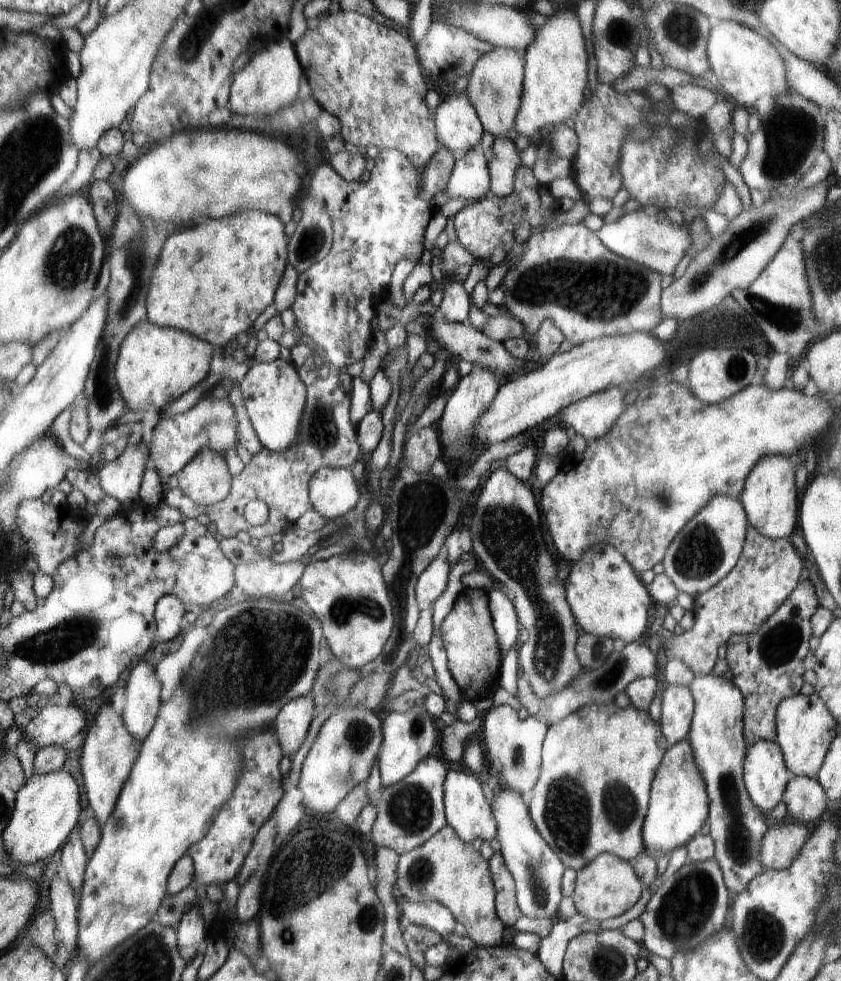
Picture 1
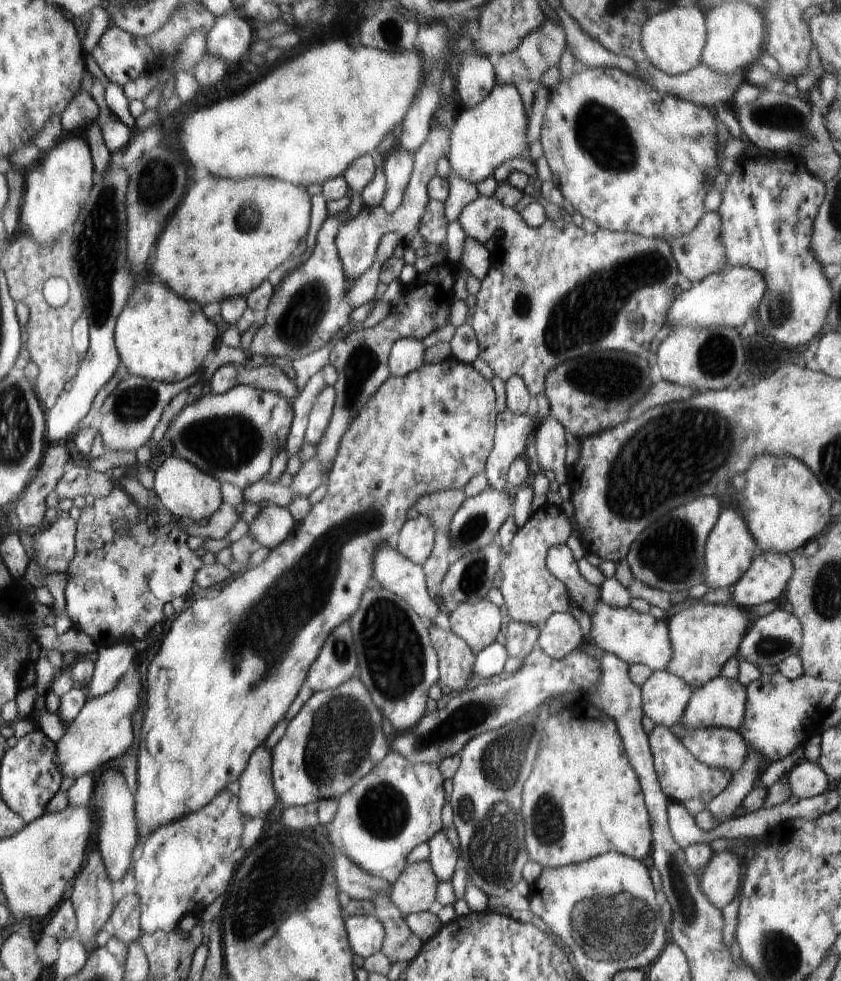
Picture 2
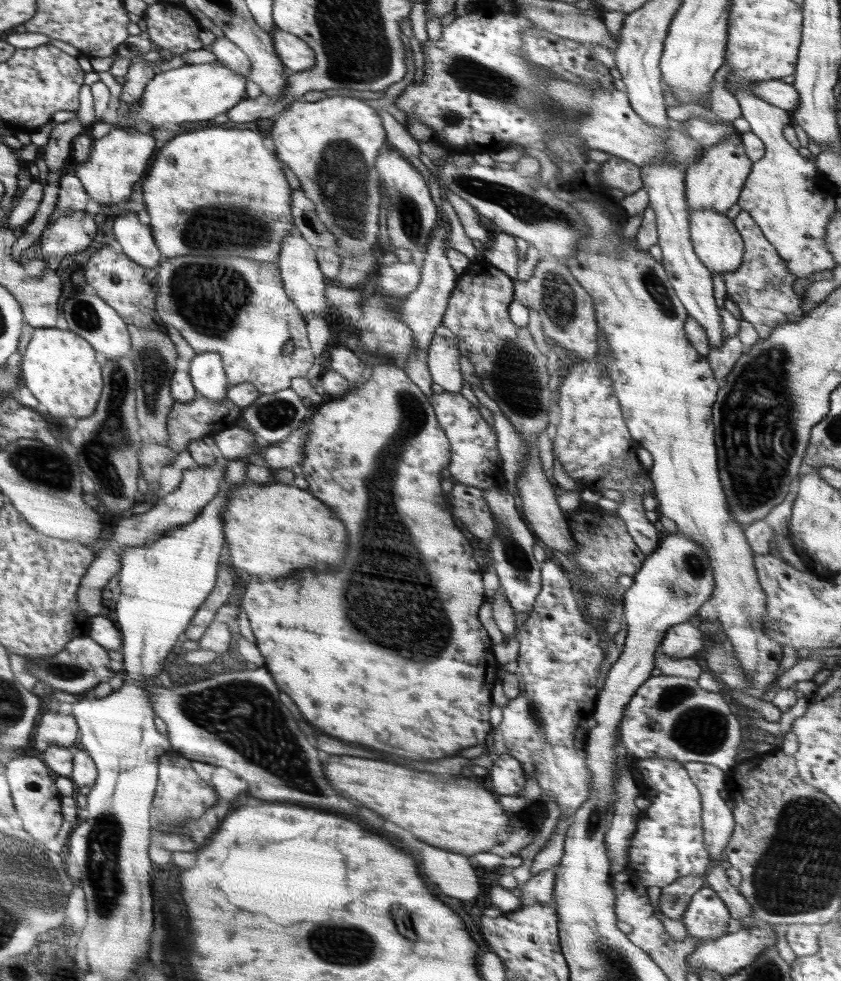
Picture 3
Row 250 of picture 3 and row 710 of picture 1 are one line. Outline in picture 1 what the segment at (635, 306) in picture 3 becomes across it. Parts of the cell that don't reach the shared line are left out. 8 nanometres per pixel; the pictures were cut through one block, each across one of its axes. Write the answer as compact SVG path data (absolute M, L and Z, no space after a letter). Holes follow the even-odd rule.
M615 701L602 706L587 704L548 727L541 752L541 773L533 786L531 795L527 797L528 810L536 830L548 843L548 846L558 855L566 869L582 870L589 862L592 862L594 858L602 853L610 853L629 862L629 860L638 856L640 852L644 852L643 822L649 807L651 784L656 769L668 747L664 736L661 734L660 727L652 720L649 711L640 710L632 704L628 708L620 708Z

